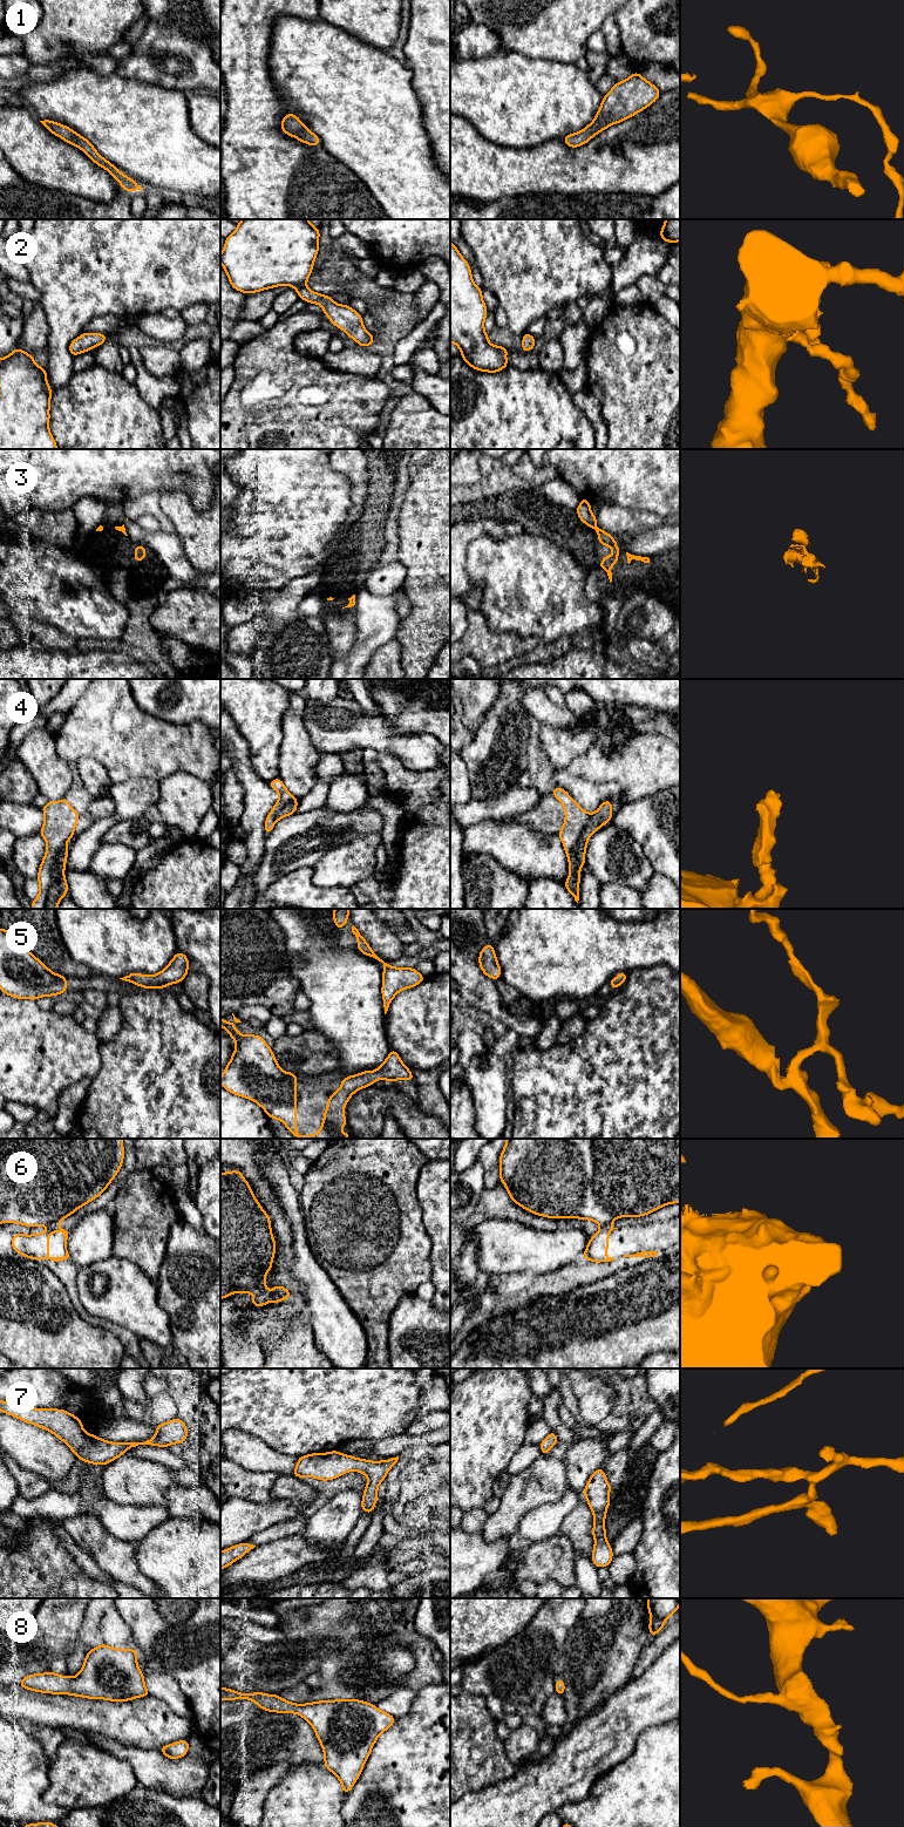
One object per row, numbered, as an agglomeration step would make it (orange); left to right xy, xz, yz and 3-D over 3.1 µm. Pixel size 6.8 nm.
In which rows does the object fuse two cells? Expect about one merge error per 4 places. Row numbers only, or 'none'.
3, 6

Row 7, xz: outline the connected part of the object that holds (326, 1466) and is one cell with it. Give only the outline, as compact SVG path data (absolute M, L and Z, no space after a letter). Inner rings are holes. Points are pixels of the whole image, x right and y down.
M338 1451L327 1453L312 1453L298 1458L298 1463L293 1471L294 1476L310 1476L318 1480L334 1480L347 1472L363 1473L368 1482L363 1489L361 1509L373 1513L378 1501L378 1487L385 1480L389 1469L397 1462L399 1456L389 1460L371 1461L342 1454Z

